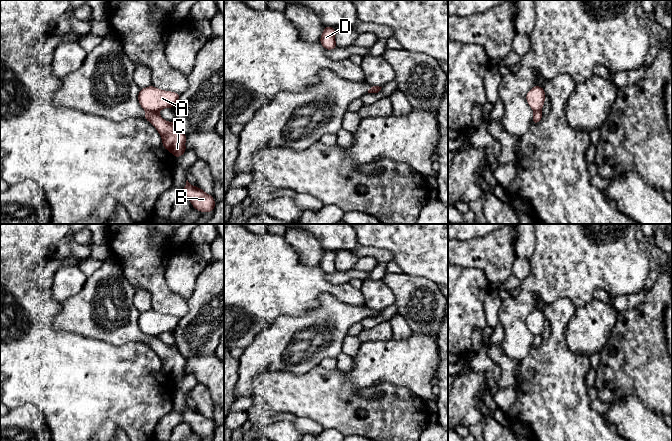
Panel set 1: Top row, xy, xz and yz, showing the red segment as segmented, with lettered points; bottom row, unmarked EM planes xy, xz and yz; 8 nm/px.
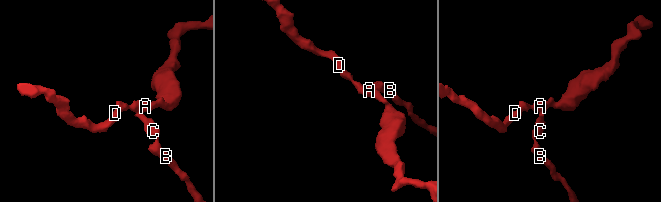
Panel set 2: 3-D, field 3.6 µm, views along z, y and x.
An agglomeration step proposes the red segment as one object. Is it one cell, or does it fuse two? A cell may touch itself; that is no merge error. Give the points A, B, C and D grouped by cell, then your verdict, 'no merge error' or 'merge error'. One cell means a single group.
groups A D / B C; merge error

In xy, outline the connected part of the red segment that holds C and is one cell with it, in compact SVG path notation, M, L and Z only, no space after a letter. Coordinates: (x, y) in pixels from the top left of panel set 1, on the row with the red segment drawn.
M146 111L144 119L149 121L162 137L163 147L171 152L175 159L186 152L186 134L177 126L175 122L167 122L158 112Z

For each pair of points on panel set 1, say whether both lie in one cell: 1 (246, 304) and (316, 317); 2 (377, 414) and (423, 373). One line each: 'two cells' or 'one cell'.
1: two cells
2: two cells

